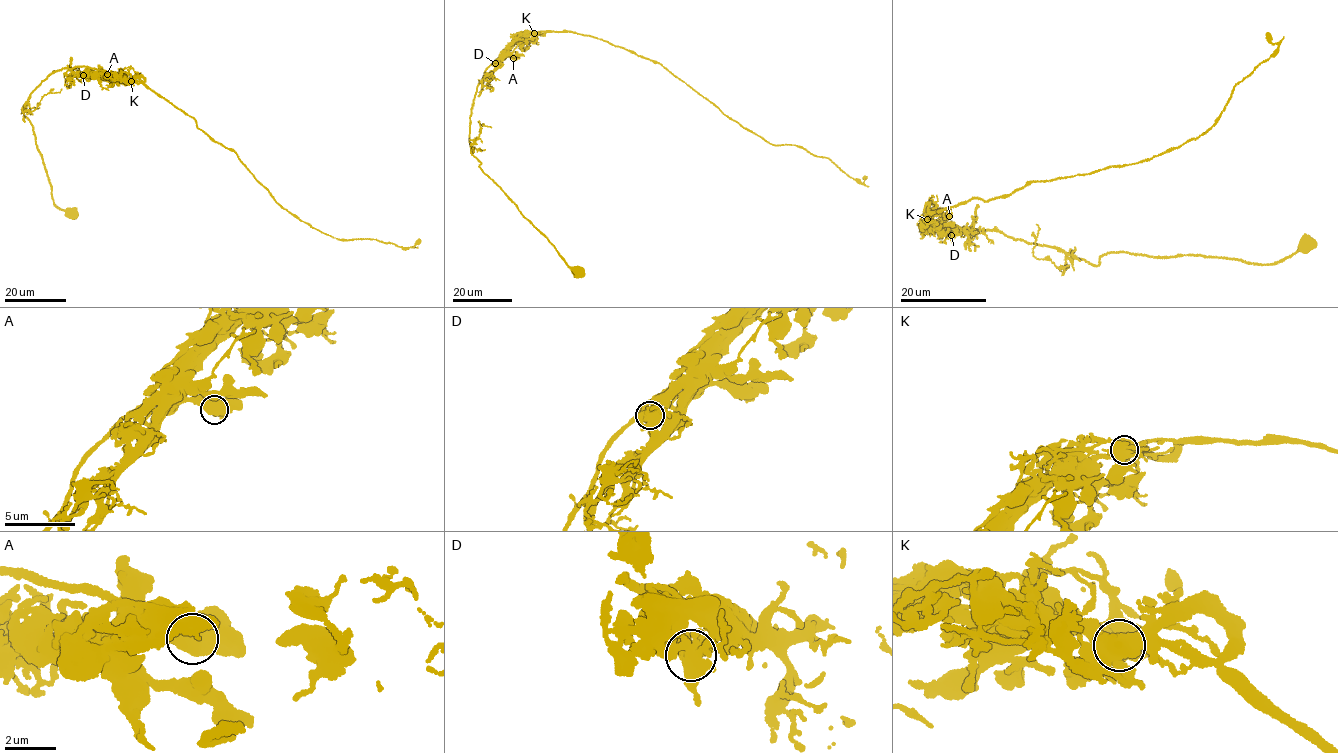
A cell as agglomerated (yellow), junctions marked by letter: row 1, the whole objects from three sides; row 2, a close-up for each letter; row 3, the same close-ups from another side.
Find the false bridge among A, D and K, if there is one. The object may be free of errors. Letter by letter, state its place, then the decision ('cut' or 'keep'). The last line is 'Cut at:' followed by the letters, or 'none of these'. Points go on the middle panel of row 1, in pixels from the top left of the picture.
A: at (513, 58); keep
D: at (495, 63); keep
K: at (534, 33); cut
Cut at: K

